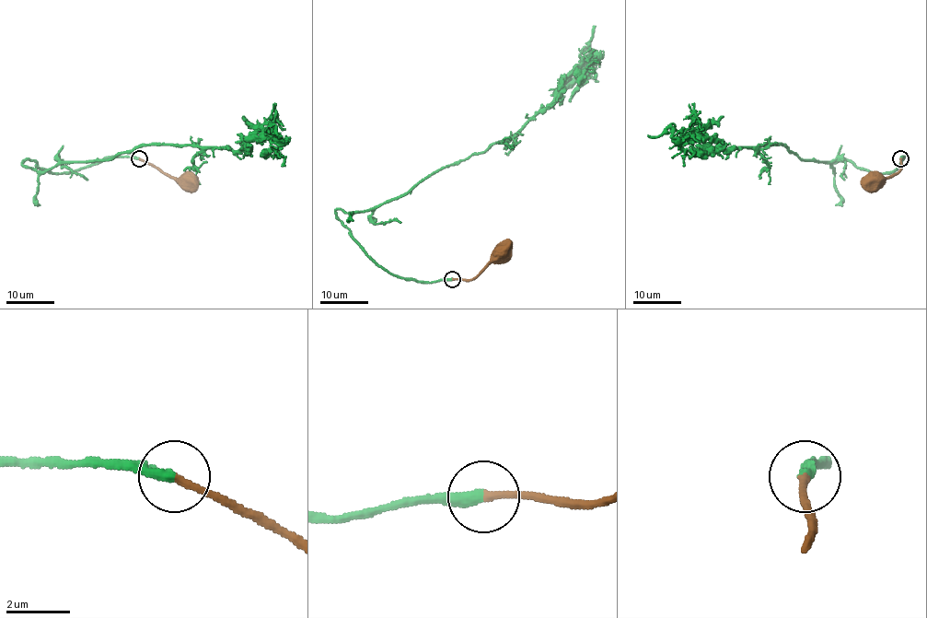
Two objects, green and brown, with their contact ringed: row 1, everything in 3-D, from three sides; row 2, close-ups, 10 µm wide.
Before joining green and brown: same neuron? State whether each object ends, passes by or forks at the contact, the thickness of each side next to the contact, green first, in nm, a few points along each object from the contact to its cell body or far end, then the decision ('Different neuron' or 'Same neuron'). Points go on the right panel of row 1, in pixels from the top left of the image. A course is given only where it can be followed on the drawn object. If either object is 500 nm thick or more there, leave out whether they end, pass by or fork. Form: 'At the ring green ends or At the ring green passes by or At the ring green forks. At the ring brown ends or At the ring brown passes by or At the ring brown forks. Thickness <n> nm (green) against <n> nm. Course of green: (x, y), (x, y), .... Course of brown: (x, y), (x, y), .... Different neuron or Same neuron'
At the ring green ends. At the ring brown ends. Thickness 340 nm (green) against 240 nm. Course of green: (901, 158), (890, 172), (874, 173), (843, 158), (833, 171), (782, 145), (722, 150), (680, 141), (707, 157). Course of brown: (901, 158), (901, 169), (874, 184). Same neuron

